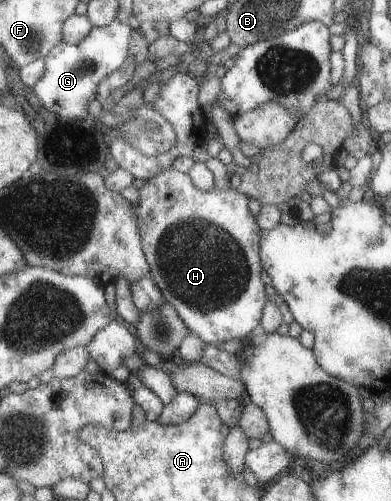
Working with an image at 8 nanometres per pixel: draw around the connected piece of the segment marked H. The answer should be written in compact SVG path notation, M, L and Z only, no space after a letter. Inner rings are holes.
M170 167L146 181L142 188L139 189L138 201L136 204L133 204L134 212L136 212L138 220L140 220L142 244L144 244L146 260L149 260L150 263L151 277L154 279L156 286L158 286L158 290L164 294L167 302L174 305L174 308L176 308L178 314L180 314L182 320L188 326L190 333L198 336L207 345L222 344L222 342L228 342L228 340L248 340L257 328L261 326L264 308L270 299L266 295L266 286L262 282L261 276L264 269L261 263L261 228L258 226L256 217L252 216L252 212L248 208L248 197L248 195L230 188L222 190L214 187L212 190L208 190L208 192L202 192L193 183L188 173Z

